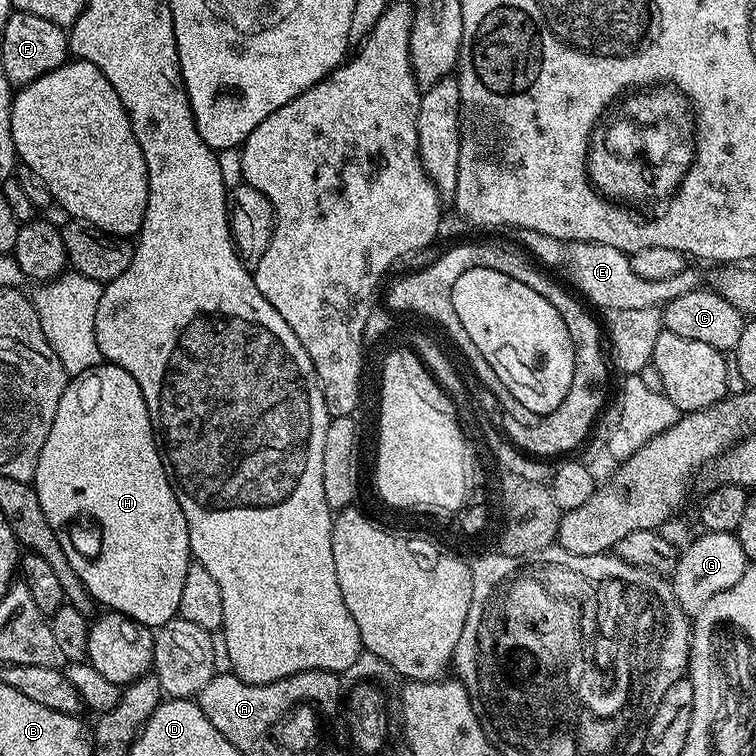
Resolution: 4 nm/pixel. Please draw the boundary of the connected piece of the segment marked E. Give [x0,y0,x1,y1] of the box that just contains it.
[566,240,702,314]

